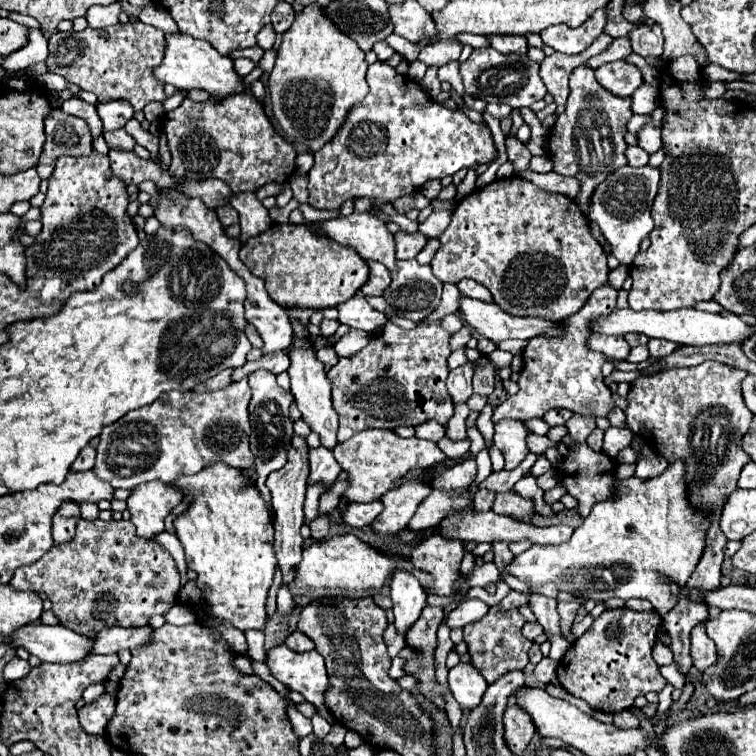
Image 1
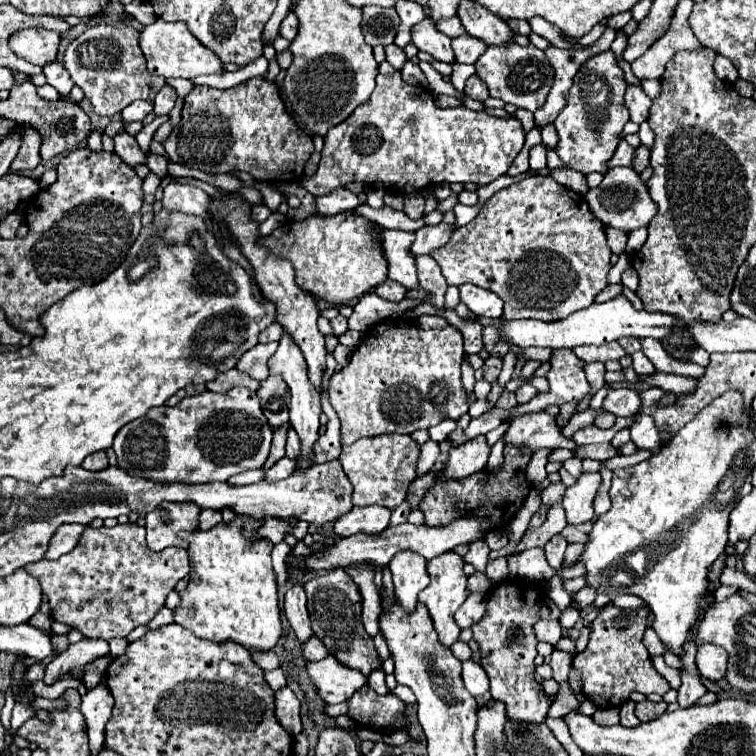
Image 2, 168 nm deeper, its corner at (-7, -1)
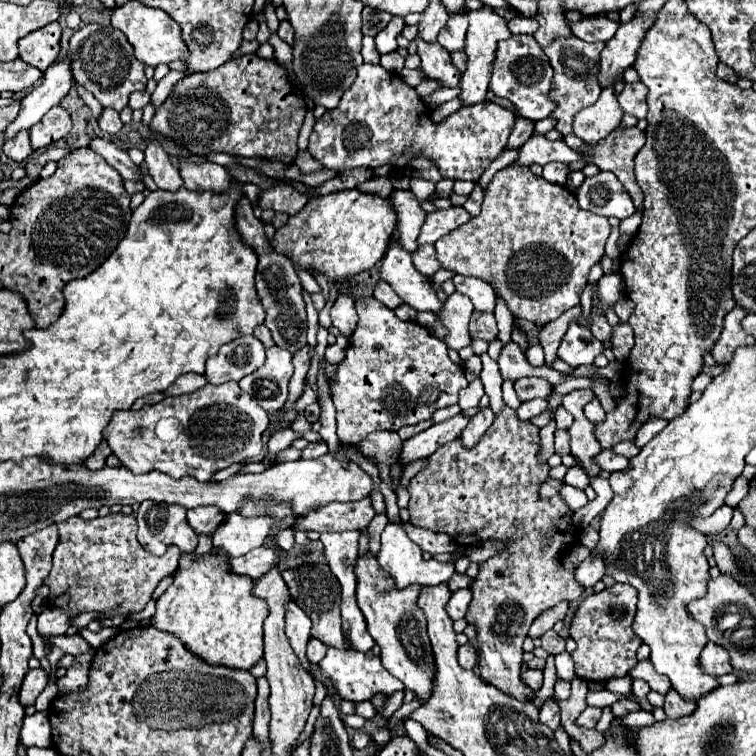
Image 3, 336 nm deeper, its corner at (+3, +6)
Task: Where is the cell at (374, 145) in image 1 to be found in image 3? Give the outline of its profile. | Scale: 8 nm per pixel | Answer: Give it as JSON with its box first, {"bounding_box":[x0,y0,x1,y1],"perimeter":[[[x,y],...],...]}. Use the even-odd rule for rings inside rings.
{"bounding_box":[308,64,514,182],"perimeter":[[[362,64],[358,78],[344,92],[336,110],[328,110],[316,120],[308,152],[326,170],[338,174],[358,166],[376,170],[390,164],[392,176],[408,172],[414,156],[428,156],[438,166],[442,178],[478,182],[492,160],[504,152],[514,122],[514,112],[494,102],[464,106],[442,122],[434,122],[424,100],[398,74],[384,70],[380,64]]]}

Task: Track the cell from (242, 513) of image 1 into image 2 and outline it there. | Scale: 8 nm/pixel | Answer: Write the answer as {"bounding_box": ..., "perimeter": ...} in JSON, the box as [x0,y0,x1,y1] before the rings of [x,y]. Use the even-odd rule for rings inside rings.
{"bounding_box":[174,517,282,651],"perimeter":[[[236,517],[230,525],[220,523],[210,531],[194,531],[188,535],[188,555],[194,573],[190,575],[188,587],[180,591],[180,605],[174,609],[174,623],[186,627],[200,639],[216,643],[234,641],[248,651],[270,651],[276,647],[282,635],[282,621],[276,595],[276,573],[270,561],[272,545],[268,541],[254,539],[258,527],[260,519]]]}

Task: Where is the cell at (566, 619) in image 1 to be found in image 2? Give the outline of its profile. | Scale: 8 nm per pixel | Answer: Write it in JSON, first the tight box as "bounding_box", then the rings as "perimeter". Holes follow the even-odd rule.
{"bounding_box":[576,585,596,609],"perimeter":[[[590,585],[582,587],[582,589],[578,591],[578,595],[576,595],[576,601],[582,605],[582,609],[588,607],[590,603],[594,603],[594,599],[596,599],[596,591],[594,591],[594,587],[590,587]]]}

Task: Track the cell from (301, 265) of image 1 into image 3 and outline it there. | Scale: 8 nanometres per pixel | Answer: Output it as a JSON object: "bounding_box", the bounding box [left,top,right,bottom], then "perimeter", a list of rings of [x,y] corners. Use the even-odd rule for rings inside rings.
{"bounding_box":[270,188,396,282],"perimeter":[[[354,188],[308,200],[298,214],[290,216],[288,222],[276,230],[270,244],[278,254],[288,256],[302,270],[320,272],[328,278],[328,282],[344,282],[364,270],[370,270],[382,260],[394,226],[396,216],[388,200],[362,194]]]}

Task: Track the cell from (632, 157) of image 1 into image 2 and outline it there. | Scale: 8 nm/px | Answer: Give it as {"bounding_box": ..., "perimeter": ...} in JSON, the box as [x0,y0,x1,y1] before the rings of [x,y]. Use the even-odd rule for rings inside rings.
{"bounding_box":[606,139,634,169],"perimeter":[[[622,139],[622,141],[618,143],[618,147],[616,147],[616,151],[614,151],[614,155],[612,155],[612,159],[610,159],[610,163],[608,163],[606,167],[612,169],[612,167],[620,167],[620,165],[630,165],[632,159],[634,159],[634,147],[630,147],[630,145]]]}

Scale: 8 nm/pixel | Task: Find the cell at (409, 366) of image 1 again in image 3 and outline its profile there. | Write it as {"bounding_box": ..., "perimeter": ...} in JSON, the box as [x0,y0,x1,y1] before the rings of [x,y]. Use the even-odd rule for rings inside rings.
{"bounding_box":[330,298,468,444],"perimeter":[[[358,298],[358,326],[350,336],[346,358],[336,364],[336,376],[330,384],[336,406],[338,440],[342,444],[360,444],[368,434],[378,430],[400,430],[408,424],[428,420],[434,410],[458,402],[458,392],[468,386],[464,370],[448,358],[448,348],[430,330],[414,321],[402,321],[376,298]]]}

